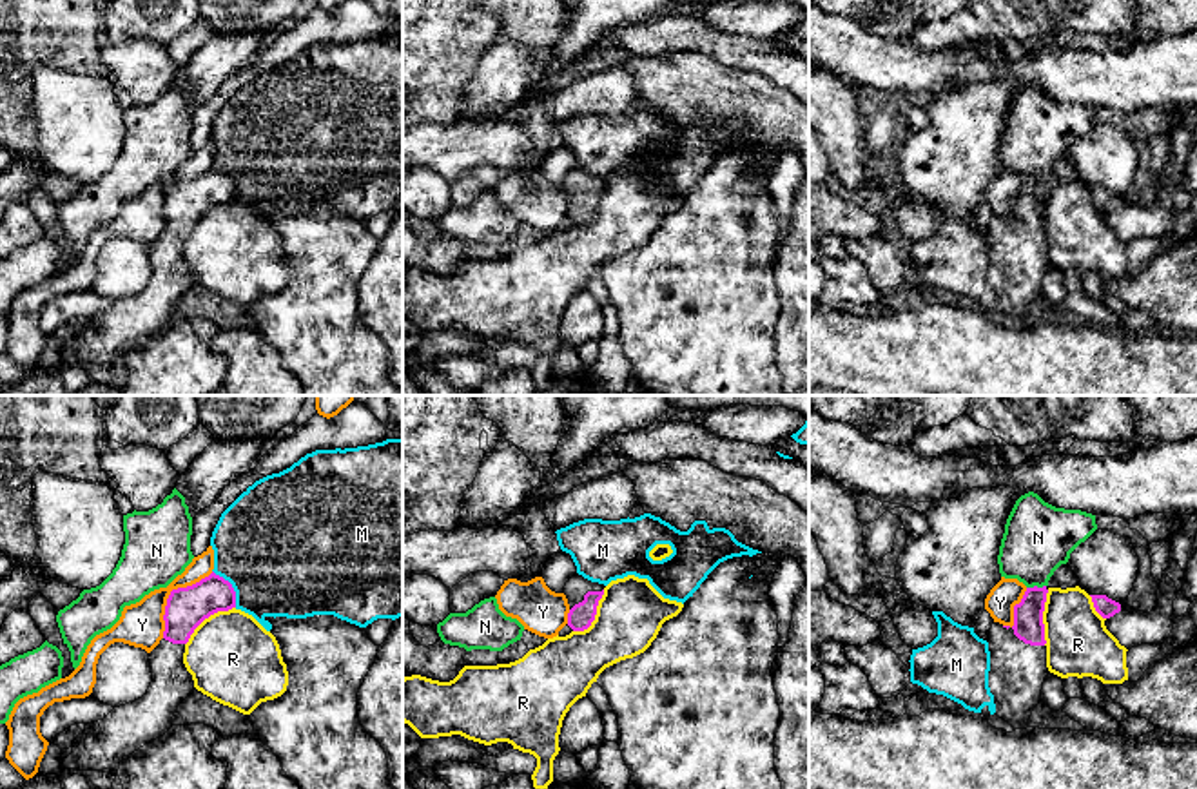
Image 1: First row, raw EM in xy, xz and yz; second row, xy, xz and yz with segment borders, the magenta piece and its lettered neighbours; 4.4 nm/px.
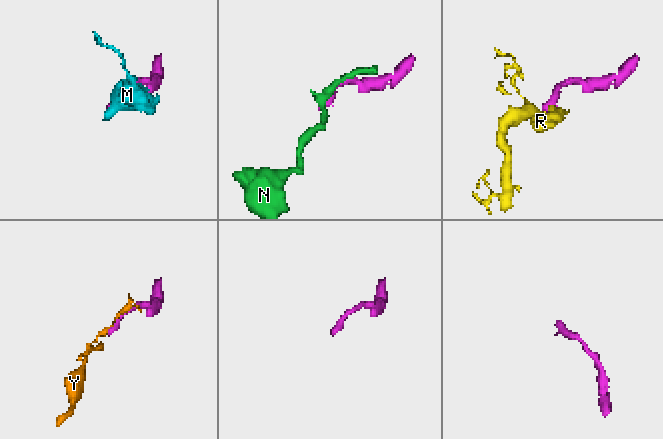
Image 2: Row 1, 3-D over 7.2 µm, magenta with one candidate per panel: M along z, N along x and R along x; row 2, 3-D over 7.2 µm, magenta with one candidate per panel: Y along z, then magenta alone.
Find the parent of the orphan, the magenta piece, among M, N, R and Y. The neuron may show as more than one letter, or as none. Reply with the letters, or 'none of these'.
none of these

